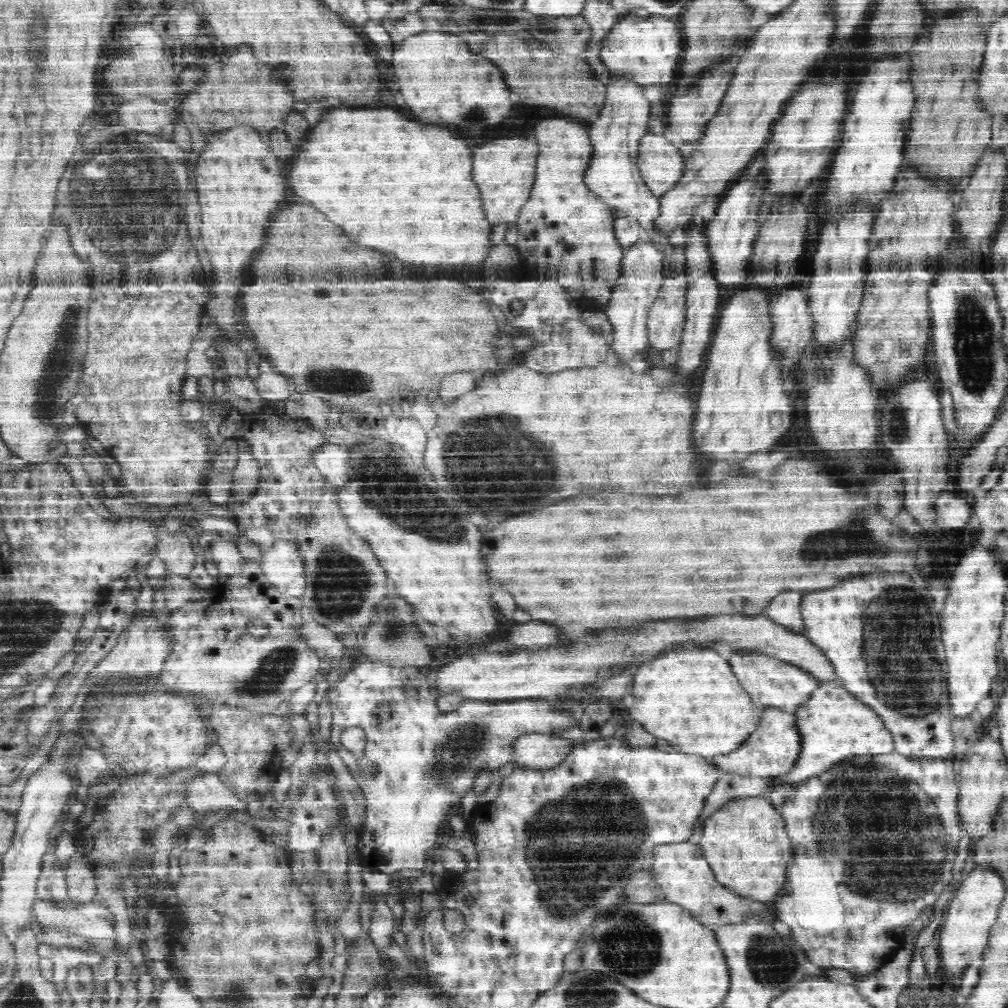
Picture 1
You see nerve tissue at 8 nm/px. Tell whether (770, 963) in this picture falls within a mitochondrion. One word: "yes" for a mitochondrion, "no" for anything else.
yes

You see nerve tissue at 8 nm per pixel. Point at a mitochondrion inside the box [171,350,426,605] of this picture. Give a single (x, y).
(327, 379)

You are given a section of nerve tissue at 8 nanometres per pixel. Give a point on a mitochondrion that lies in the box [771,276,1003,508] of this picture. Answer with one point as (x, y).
(972, 328)

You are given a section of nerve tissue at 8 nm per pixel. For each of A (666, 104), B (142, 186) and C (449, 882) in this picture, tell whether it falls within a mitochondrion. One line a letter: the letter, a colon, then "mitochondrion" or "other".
A: other
B: mitochondrion
C: other

